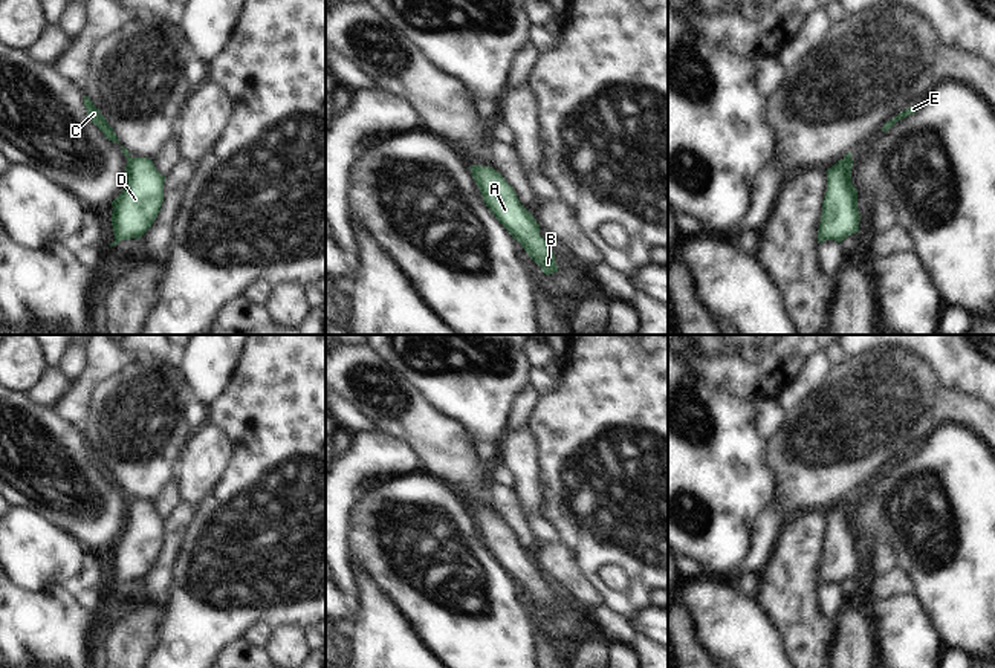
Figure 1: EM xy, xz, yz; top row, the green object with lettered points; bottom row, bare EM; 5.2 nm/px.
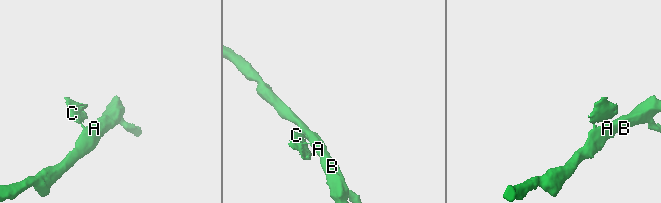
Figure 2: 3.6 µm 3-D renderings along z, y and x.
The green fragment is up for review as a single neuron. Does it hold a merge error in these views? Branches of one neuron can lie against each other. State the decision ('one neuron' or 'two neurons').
two neurons

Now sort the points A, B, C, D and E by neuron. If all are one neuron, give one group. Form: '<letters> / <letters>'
A B D / C E

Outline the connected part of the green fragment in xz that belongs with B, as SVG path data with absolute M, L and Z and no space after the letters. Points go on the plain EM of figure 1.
M469 509L483 544L495 561L521 585L529 599L541 608L543 616L558 614L555 596L540 578L540 567L520 546L514 530L492 509Z

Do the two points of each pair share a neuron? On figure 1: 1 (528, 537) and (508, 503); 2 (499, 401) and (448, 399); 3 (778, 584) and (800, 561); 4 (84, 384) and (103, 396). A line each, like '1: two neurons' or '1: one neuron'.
1: one neuron
2: one neuron
3: one neuron
4: two neurons

